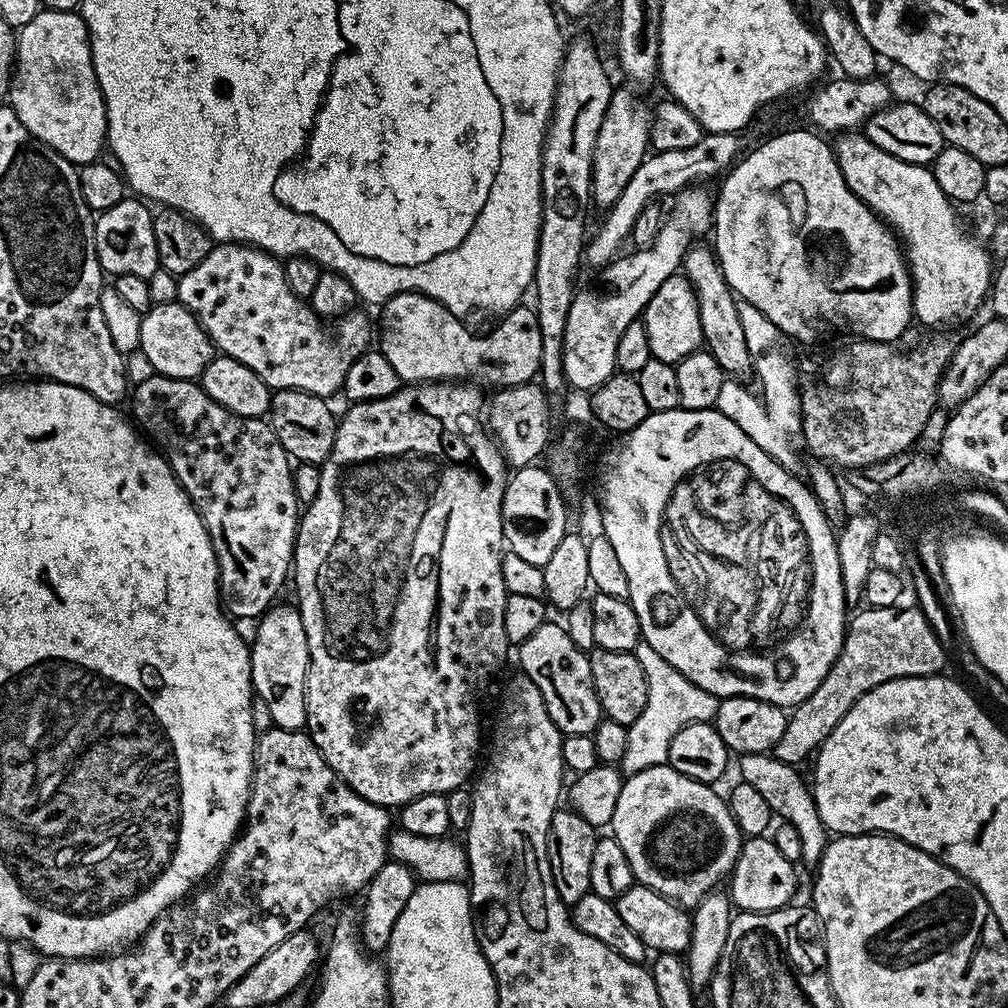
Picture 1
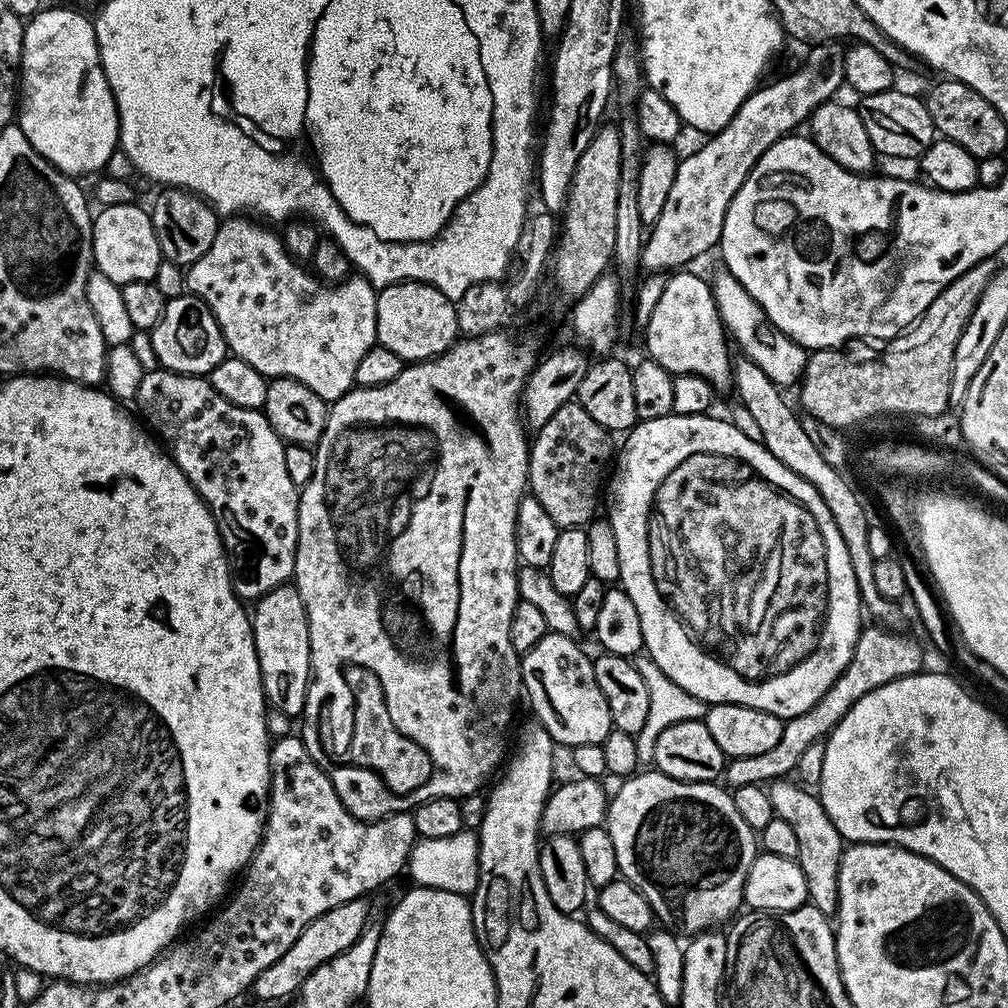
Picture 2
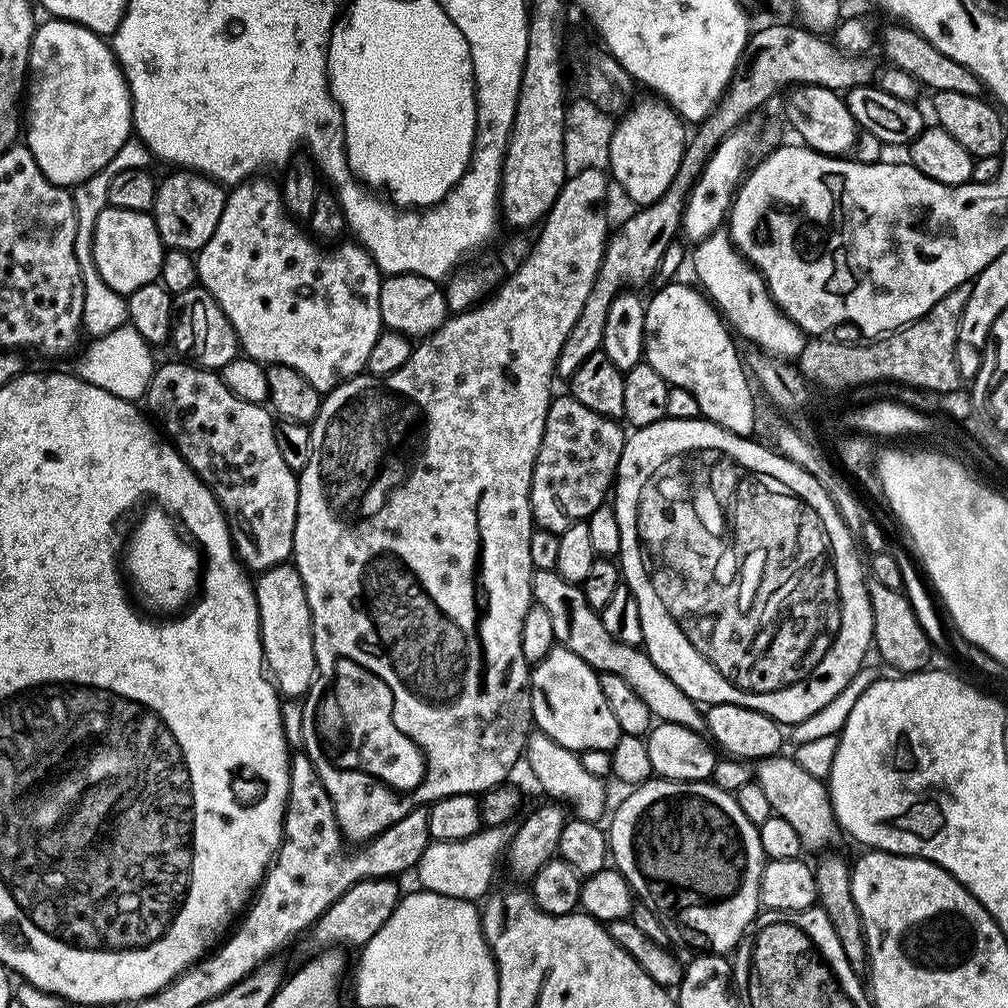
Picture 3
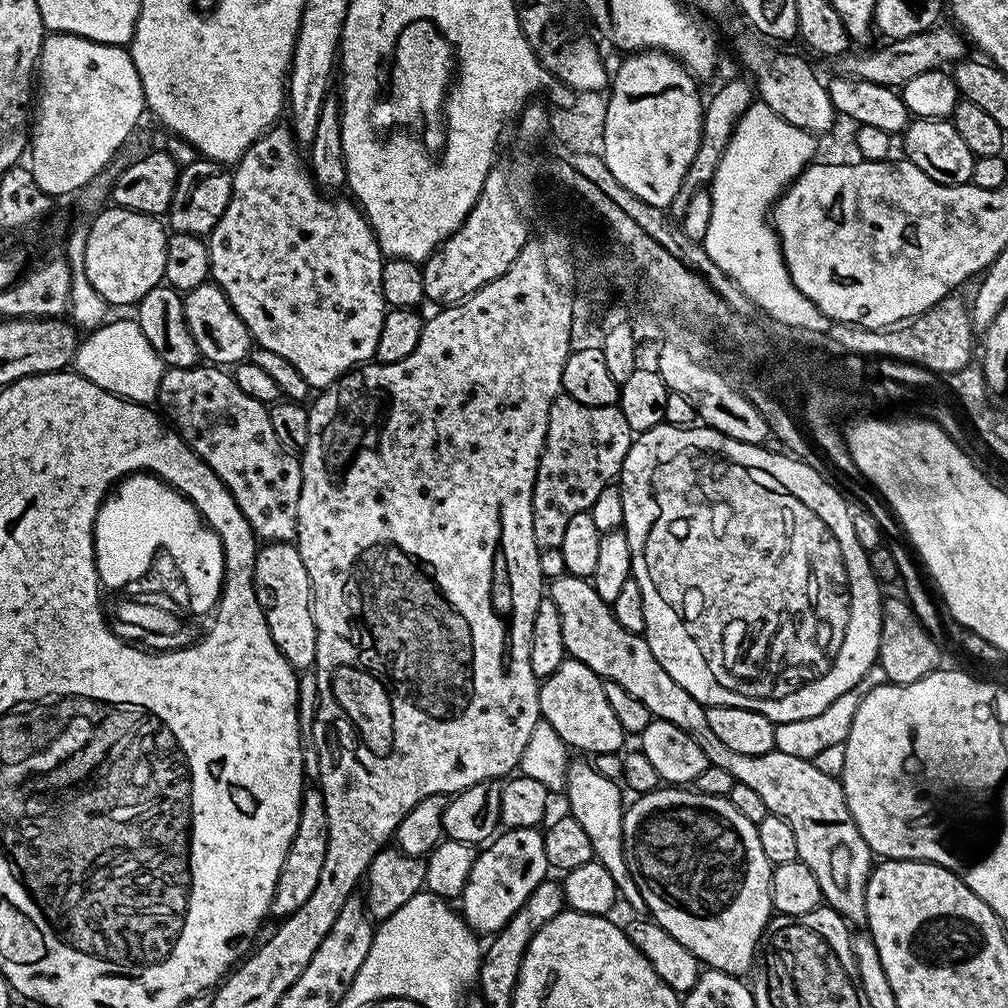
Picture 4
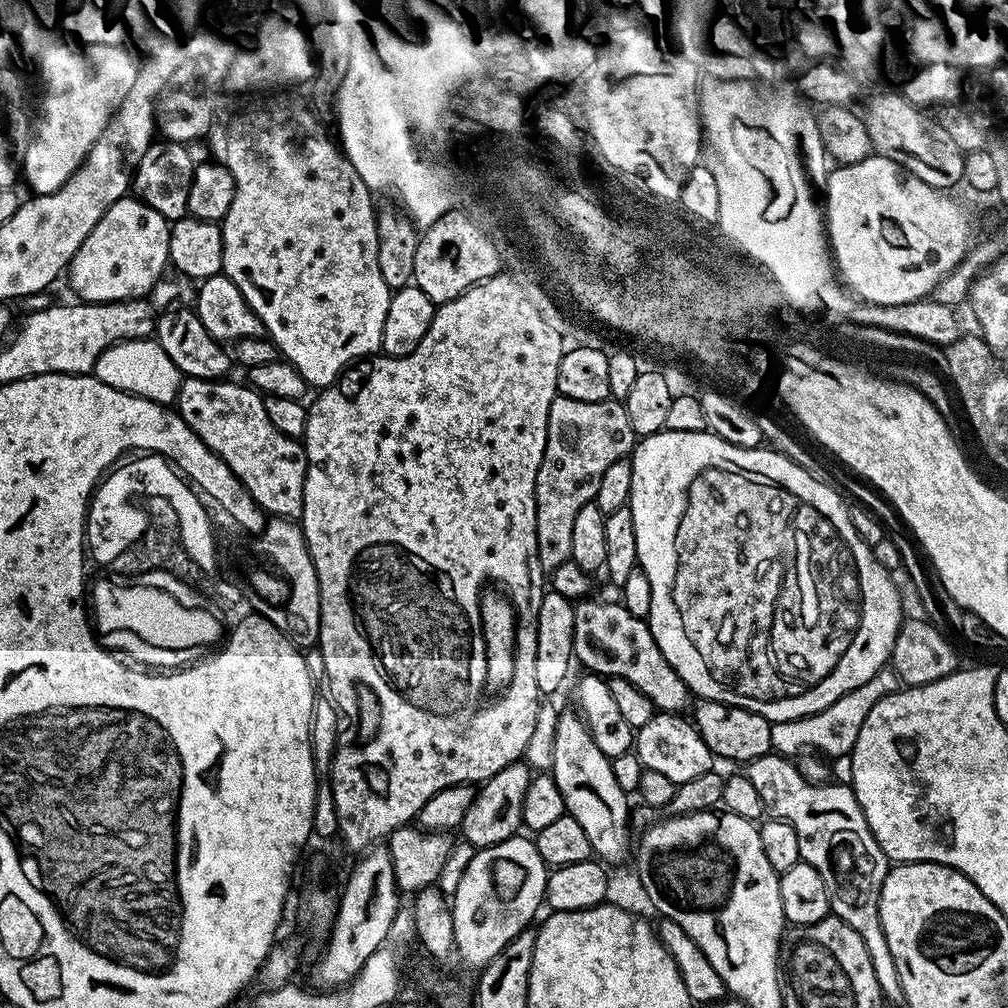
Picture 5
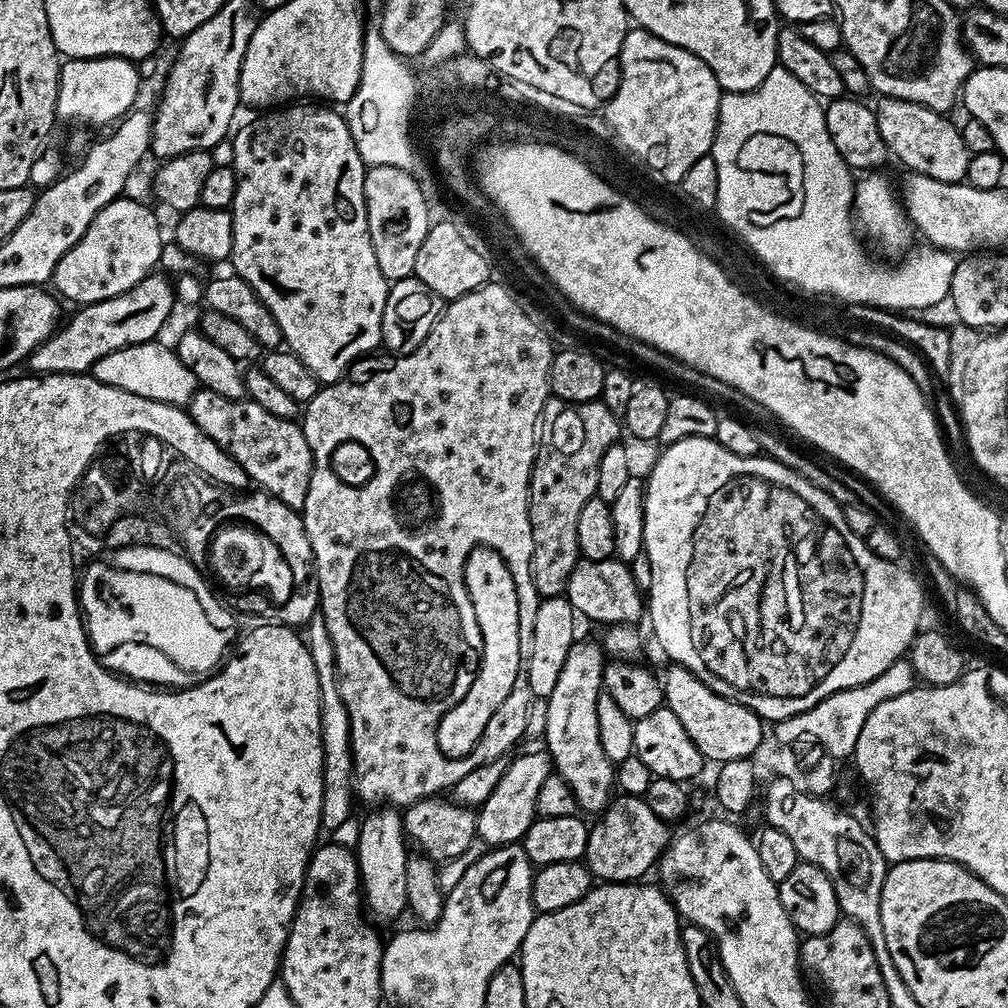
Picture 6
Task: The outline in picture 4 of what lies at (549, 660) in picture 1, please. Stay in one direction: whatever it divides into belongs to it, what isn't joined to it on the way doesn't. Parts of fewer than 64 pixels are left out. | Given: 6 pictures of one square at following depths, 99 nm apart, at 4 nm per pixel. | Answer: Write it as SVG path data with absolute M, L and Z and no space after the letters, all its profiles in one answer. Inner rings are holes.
M565 658L554 674L543 677L540 684L540 714L569 749L576 751L577 748L580 751L577 753L620 752L625 747L626 734L610 702L606 702L604 681L594 674L594 670L590 670L590 666L577 660Z

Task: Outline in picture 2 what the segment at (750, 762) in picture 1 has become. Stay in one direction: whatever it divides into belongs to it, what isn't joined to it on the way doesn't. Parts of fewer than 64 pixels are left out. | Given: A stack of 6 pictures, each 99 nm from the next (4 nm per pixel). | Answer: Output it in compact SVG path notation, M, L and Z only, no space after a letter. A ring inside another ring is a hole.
M785 778L771 781L767 785L768 797L776 811L775 819L787 822L798 837L798 854L795 861L800 865L802 874L806 874L806 890L808 891L808 903L822 910L822 914L829 918L835 917L838 906L838 866L846 847L846 841L841 836L838 826L830 822L830 814L822 806L819 795L815 791L807 792L800 784L795 784L795 779Z

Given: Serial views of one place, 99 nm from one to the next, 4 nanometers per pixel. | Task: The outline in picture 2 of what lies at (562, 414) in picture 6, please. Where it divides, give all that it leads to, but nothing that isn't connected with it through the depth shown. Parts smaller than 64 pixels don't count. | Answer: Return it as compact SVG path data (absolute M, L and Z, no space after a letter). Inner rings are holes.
M575 402L559 408L554 418L538 429L535 436L528 449L530 494L542 502L557 529L587 525L597 515L600 479L608 459L614 456L613 437Z

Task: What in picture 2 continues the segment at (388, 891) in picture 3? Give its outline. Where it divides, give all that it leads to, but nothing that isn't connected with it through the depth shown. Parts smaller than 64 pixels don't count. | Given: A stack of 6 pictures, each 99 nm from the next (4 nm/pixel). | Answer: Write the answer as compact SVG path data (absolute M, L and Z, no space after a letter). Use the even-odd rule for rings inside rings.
M364 898L351 900L342 906L334 906L334 910L326 910L326 914L314 918L314 922L310 922L306 926L306 930L302 930L302 934L298 934L294 946L290 946L290 950L286 950L286 954L282 954L282 958L278 958L278 962L274 962L274 966L266 966L266 970L262 970L262 974L258 974L254 985L254 993L256 992L257 998L280 1000L283 996L295 997L305 978L318 966L322 966L322 962L334 958L350 946L354 946L354 942L370 923L368 902Z

